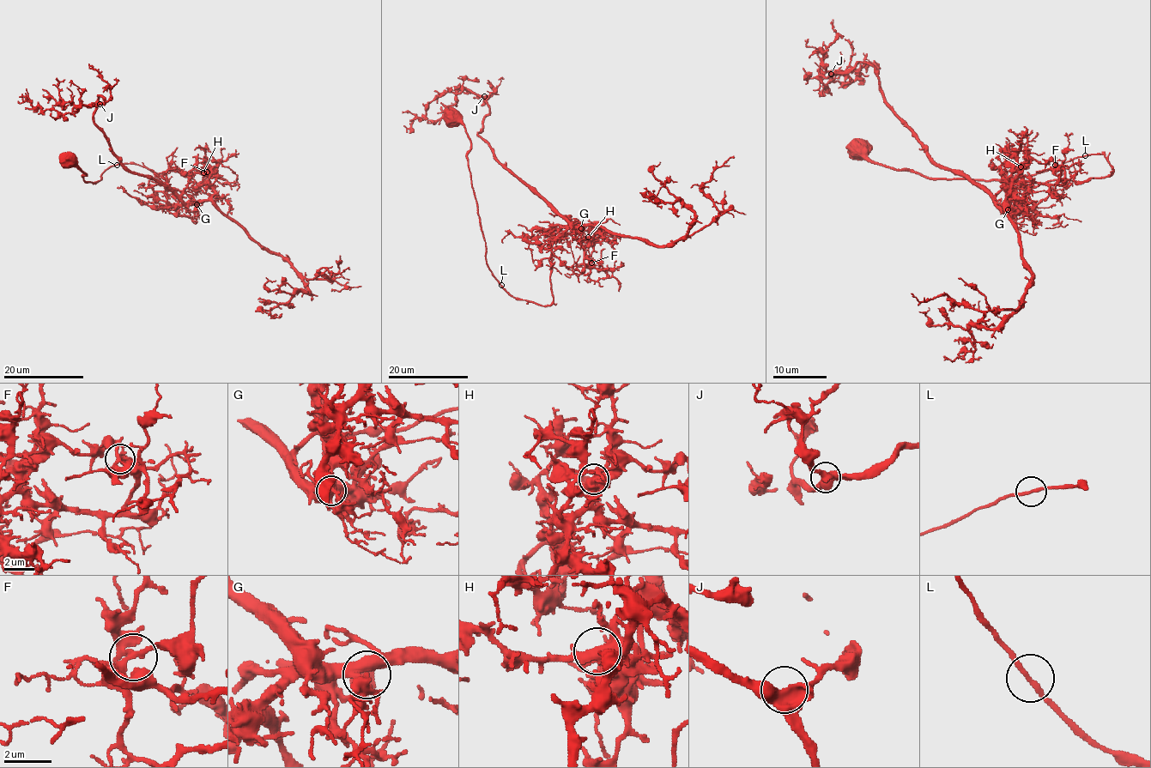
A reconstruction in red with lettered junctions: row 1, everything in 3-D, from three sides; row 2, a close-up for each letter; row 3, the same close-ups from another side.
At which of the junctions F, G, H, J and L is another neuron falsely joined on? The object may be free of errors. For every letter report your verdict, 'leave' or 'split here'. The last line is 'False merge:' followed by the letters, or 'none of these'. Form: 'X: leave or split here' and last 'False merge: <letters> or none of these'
F: leave
G: leave
H: leave
J: leave
L: leave
False merge: none of these

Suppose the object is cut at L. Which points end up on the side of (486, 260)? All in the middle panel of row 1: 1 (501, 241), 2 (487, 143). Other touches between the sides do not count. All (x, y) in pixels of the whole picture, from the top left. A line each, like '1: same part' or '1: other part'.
1: other part
2: other part

